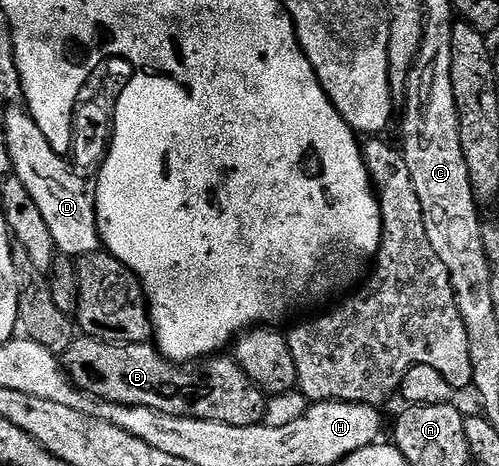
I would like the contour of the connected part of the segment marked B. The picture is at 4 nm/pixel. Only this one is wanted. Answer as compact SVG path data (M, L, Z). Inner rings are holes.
M76 336L70 344L67 351L62 354L62 365L70 375L71 382L76 385L83 393L92 395L93 398L101 402L113 402L114 404L122 404L123 406L141 406L142 408L154 408L163 414L169 414L175 418L201 418L202 420L210 420L211 422L221 422L222 424L230 424L238 428L246 428L247 426L259 426L264 421L264 411L266 403L266 395L254 384L254 380L250 380L250 376L246 376L246 372L242 370L240 365L236 363L235 357L220 358L224 356L209 356L199 359L196 362L171 362L169 358L165 358L155 345L148 342L104 342L100 338L90 338L87 336Z

